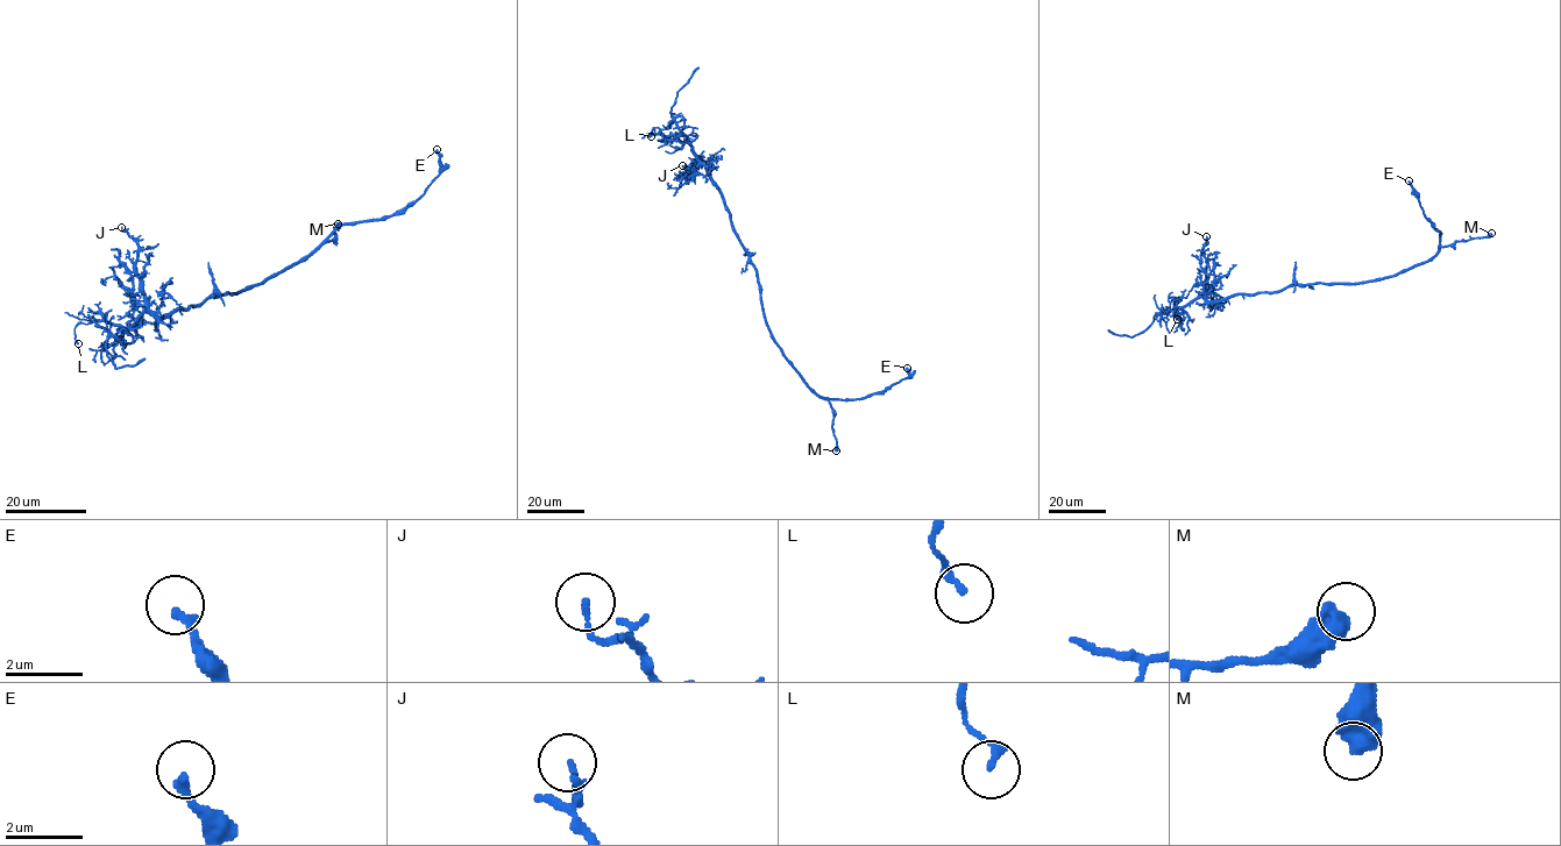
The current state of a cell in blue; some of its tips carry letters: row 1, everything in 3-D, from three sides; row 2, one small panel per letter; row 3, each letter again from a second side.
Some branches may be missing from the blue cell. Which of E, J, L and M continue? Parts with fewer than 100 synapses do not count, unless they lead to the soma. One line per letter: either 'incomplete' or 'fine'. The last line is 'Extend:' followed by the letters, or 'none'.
E: fine
J: fine
L: fine
M: fine
Extend: none

